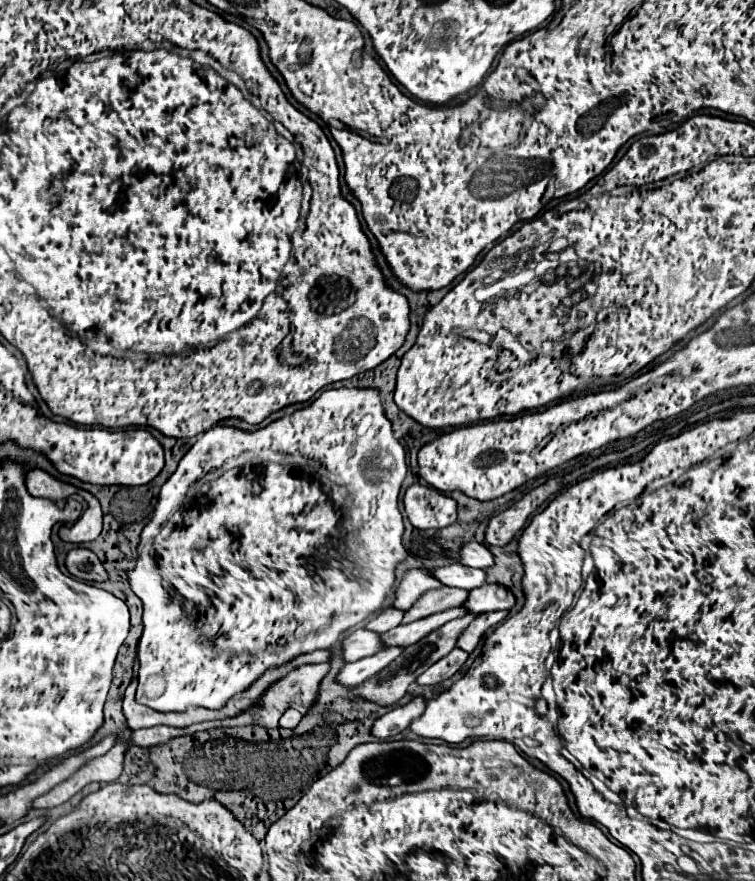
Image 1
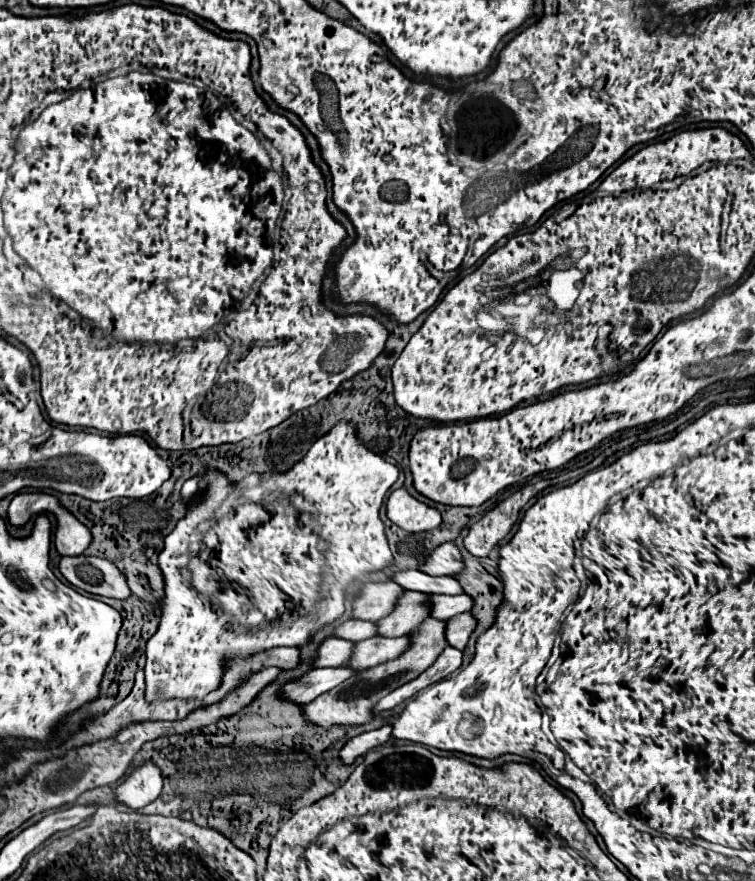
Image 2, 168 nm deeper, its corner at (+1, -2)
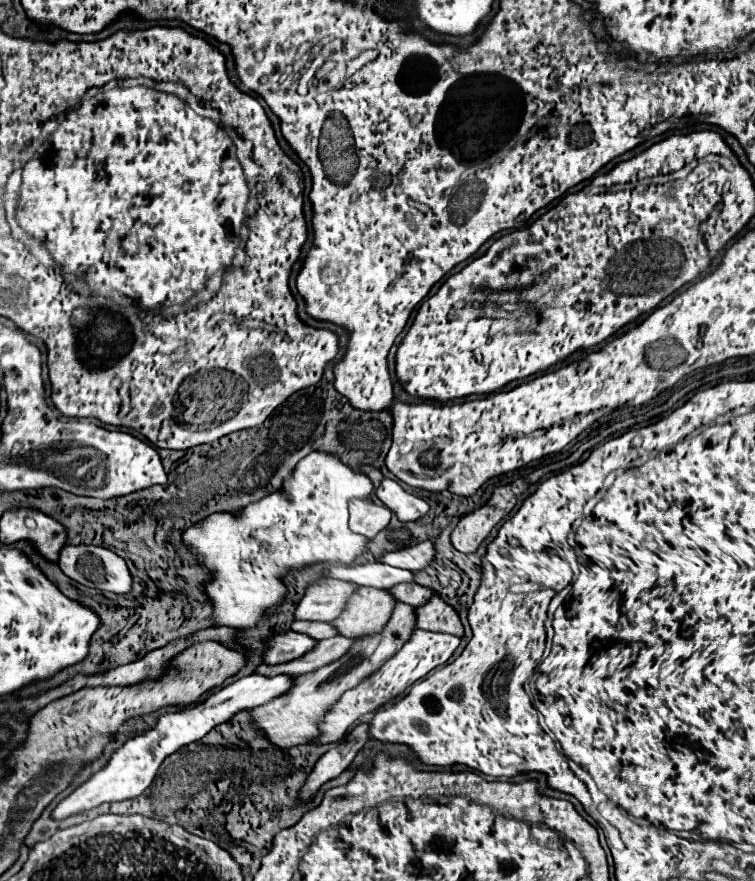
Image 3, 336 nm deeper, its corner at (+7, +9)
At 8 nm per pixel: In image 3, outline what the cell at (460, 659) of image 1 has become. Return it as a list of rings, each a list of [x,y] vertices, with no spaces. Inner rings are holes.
[[[414,629],[410,641],[390,659],[386,661],[372,677],[368,677],[366,681],[362,681],[358,687],[346,691],[338,703],[334,705],[334,709],[326,715],[326,719],[320,725],[320,735],[316,737],[318,743],[332,743],[344,737],[344,733],[364,715],[370,711],[376,711],[378,707],[382,707],[386,701],[402,695],[414,681],[422,679],[424,675],[428,675],[432,669],[436,669],[438,665],[444,665],[452,653],[456,651],[456,647],[460,645],[460,637],[454,635],[446,635],[446,633],[432,633],[432,631],[422,631],[422,629]]]

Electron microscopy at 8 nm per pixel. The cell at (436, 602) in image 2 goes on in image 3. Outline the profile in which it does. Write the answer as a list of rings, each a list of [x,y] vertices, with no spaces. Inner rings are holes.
[[[400,583],[400,585],[392,587],[390,591],[396,595],[398,601],[404,601],[412,607],[420,607],[420,605],[424,605],[424,601],[438,595],[438,591],[424,587],[424,585],[418,585],[418,583]]]

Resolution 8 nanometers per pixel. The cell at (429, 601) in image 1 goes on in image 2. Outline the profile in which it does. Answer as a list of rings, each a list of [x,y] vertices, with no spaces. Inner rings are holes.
[[[404,592],[398,598],[394,610],[376,622],[378,636],[384,636],[384,638],[406,636],[410,628],[416,628],[426,616],[430,616],[426,608],[426,600],[428,600],[428,594]]]

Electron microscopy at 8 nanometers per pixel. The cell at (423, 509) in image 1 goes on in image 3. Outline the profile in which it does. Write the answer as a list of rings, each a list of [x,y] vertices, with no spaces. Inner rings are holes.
[[[382,479],[376,495],[404,523],[416,521],[428,513],[428,503],[420,497],[406,493],[394,479]]]

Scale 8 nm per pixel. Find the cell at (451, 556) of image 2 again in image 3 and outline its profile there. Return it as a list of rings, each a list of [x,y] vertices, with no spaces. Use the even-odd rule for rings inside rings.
[[[428,539],[428,541],[418,543],[414,547],[406,547],[400,551],[386,553],[380,561],[386,565],[392,565],[392,567],[400,567],[400,569],[420,571],[426,565],[430,565],[434,561],[434,557],[436,557],[436,547],[434,547],[434,541]]]

